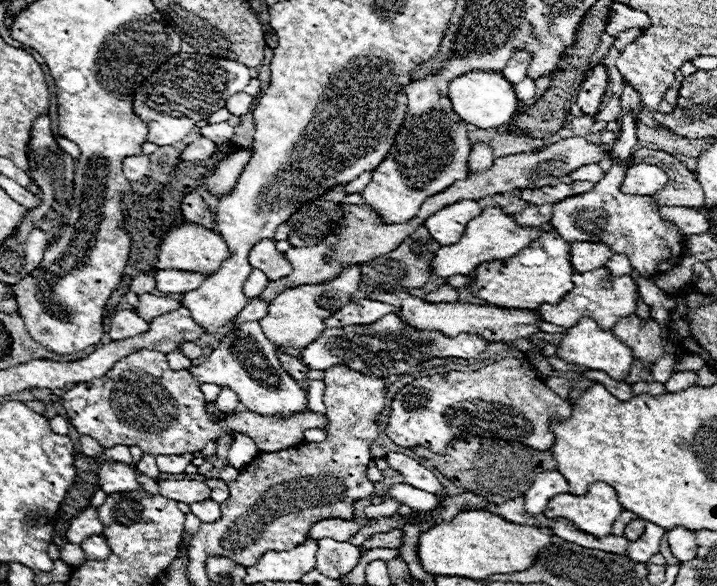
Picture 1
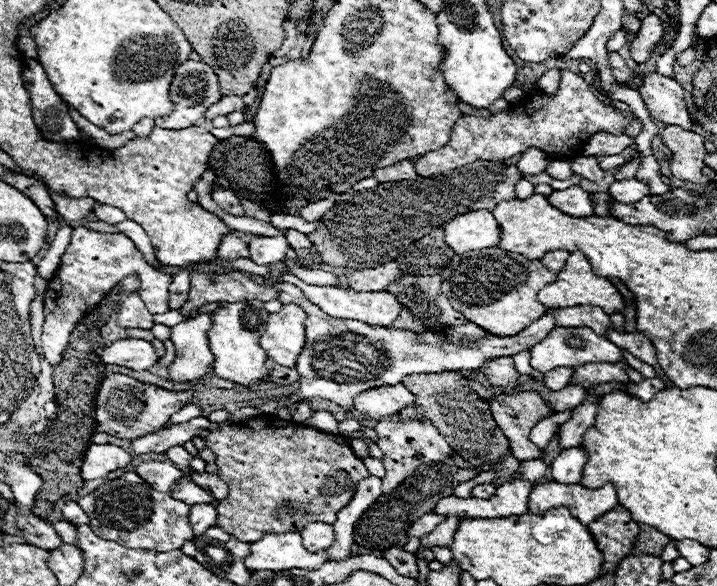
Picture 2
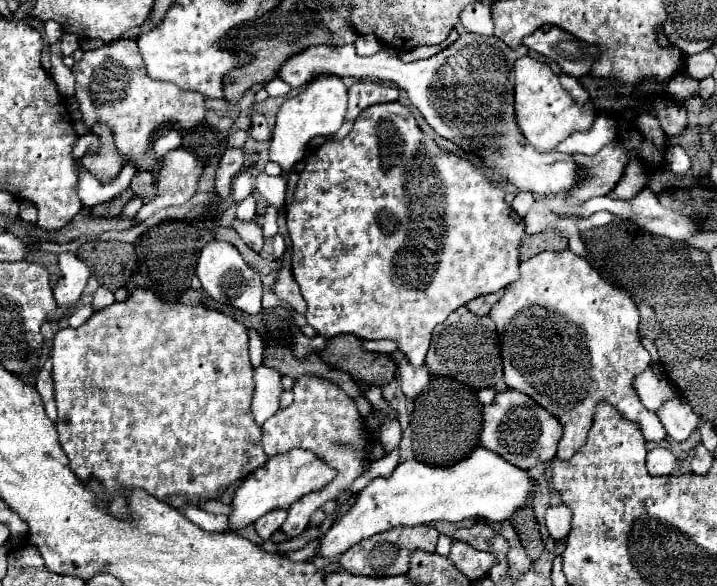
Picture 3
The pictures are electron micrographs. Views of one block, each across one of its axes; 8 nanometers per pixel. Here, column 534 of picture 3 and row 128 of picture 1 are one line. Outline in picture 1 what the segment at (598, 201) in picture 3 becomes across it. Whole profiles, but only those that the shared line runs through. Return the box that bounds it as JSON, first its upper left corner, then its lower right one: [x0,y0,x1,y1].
[200,122,234,144]

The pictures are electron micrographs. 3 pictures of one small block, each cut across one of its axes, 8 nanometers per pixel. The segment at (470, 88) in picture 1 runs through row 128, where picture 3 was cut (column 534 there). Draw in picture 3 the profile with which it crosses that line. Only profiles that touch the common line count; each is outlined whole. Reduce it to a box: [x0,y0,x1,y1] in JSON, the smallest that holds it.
[316,448,536,556]

